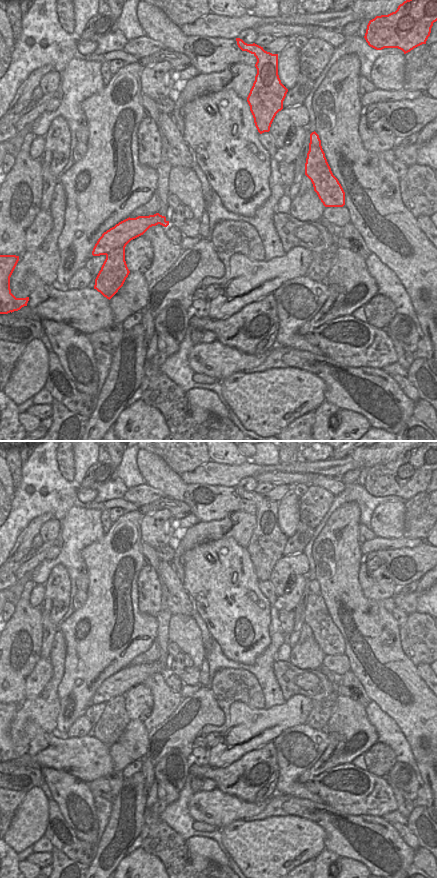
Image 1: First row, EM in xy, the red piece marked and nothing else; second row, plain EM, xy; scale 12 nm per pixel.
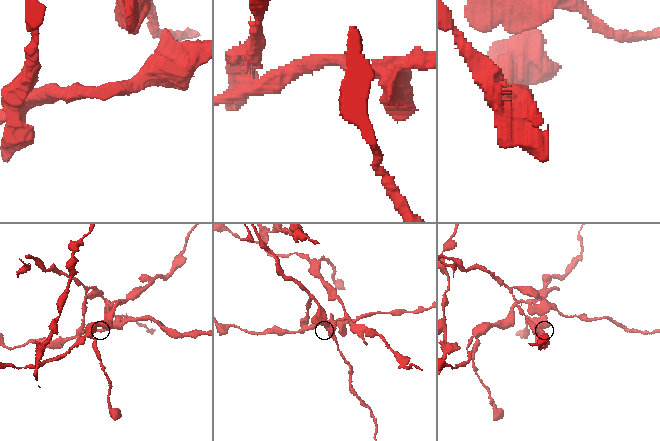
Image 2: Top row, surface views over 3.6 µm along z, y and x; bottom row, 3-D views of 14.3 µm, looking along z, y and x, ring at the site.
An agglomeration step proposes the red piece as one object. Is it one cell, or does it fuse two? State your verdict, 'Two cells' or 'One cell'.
Two cells.

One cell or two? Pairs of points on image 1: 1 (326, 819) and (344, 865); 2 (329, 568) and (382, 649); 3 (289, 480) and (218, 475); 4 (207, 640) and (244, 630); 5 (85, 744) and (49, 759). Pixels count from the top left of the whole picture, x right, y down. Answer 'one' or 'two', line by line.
1: two
2: one
3: two
4: two
5: one

